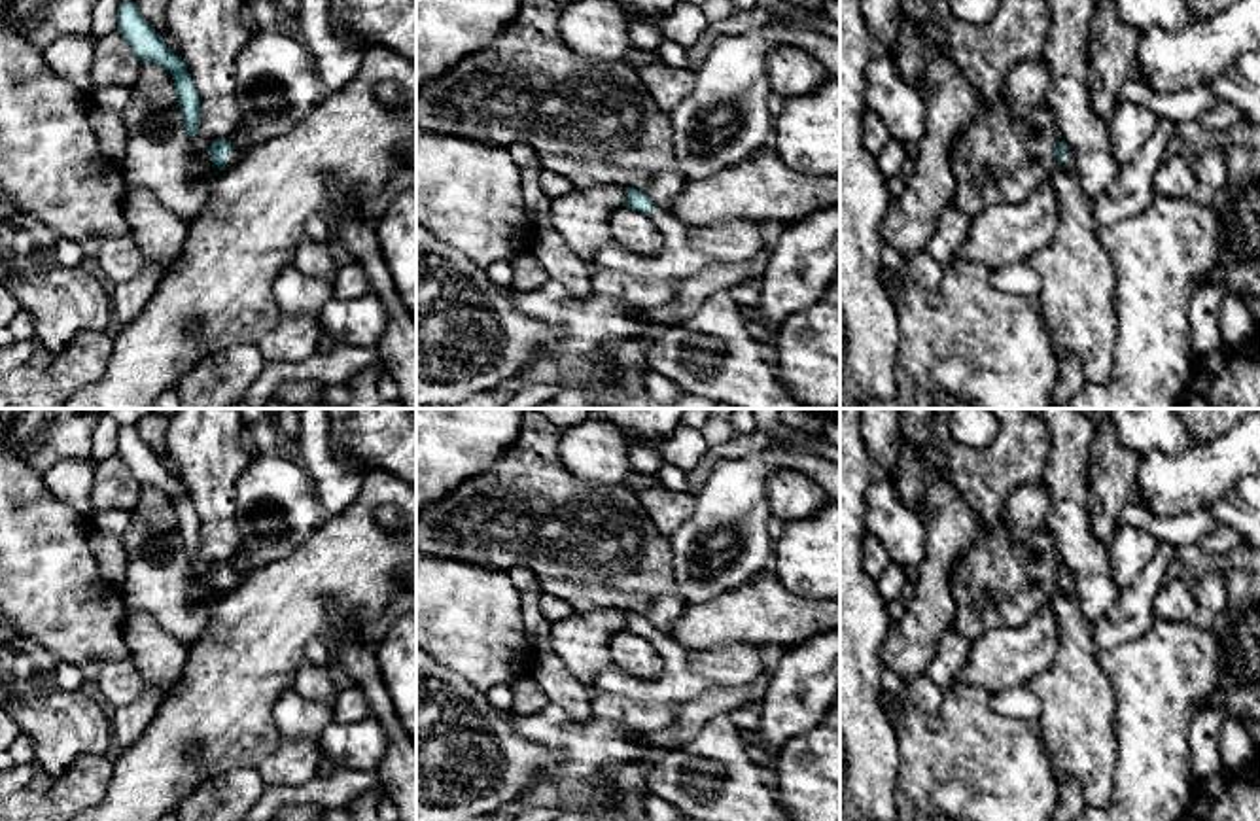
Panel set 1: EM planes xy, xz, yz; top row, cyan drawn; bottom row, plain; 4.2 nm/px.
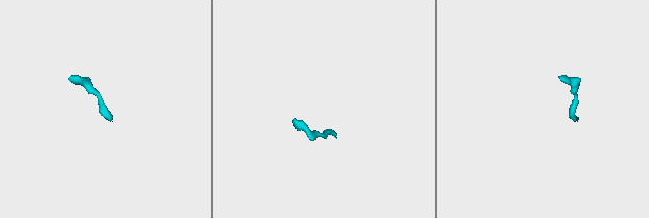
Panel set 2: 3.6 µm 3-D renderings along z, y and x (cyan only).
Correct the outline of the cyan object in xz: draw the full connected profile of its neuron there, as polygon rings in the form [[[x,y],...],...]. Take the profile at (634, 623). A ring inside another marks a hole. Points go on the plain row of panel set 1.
[[[626,611],[624,630],[653,641],[664,660],[662,673],[655,681],[643,681],[611,662],[594,677],[592,692],[611,692],[639,704],[685,707],[711,687],[706,677],[689,668],[689,651],[645,617]]]

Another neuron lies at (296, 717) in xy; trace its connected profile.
[[[293,687],[286,689],[274,707],[274,725],[282,740],[314,740],[335,721],[333,709],[306,700]]]

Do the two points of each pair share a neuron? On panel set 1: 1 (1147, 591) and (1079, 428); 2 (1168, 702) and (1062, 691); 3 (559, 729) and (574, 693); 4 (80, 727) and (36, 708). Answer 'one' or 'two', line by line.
1: two
2: two
3: two
4: one

